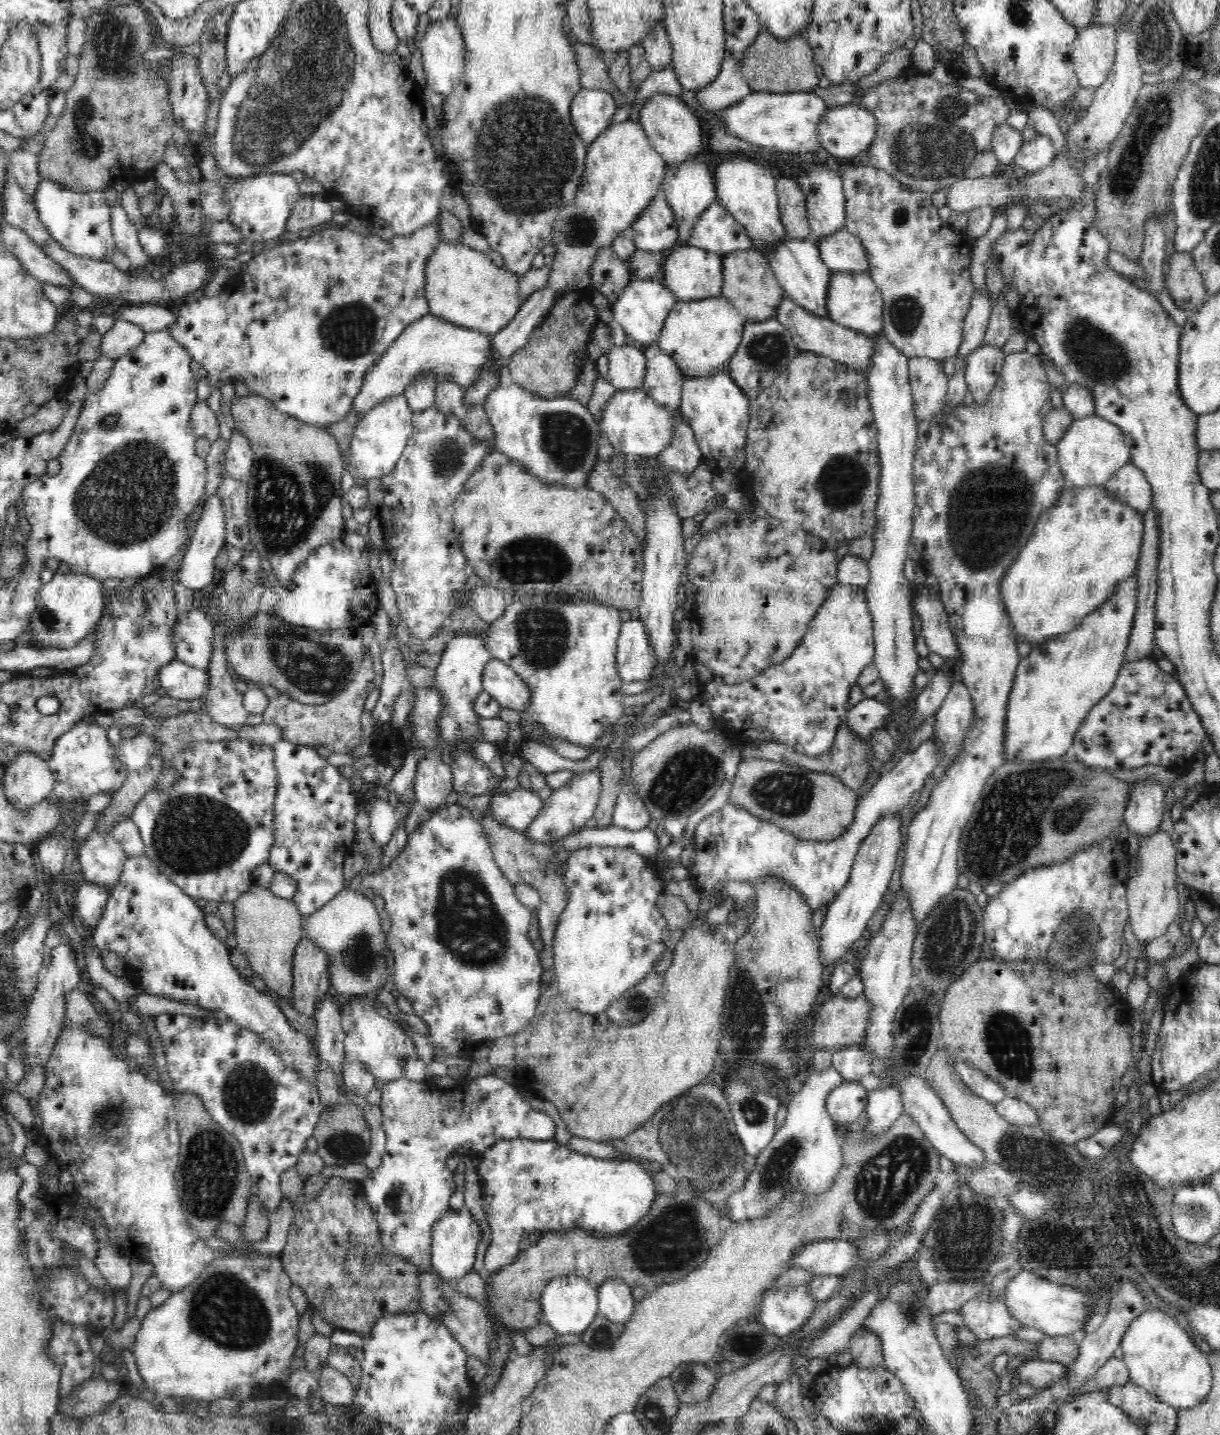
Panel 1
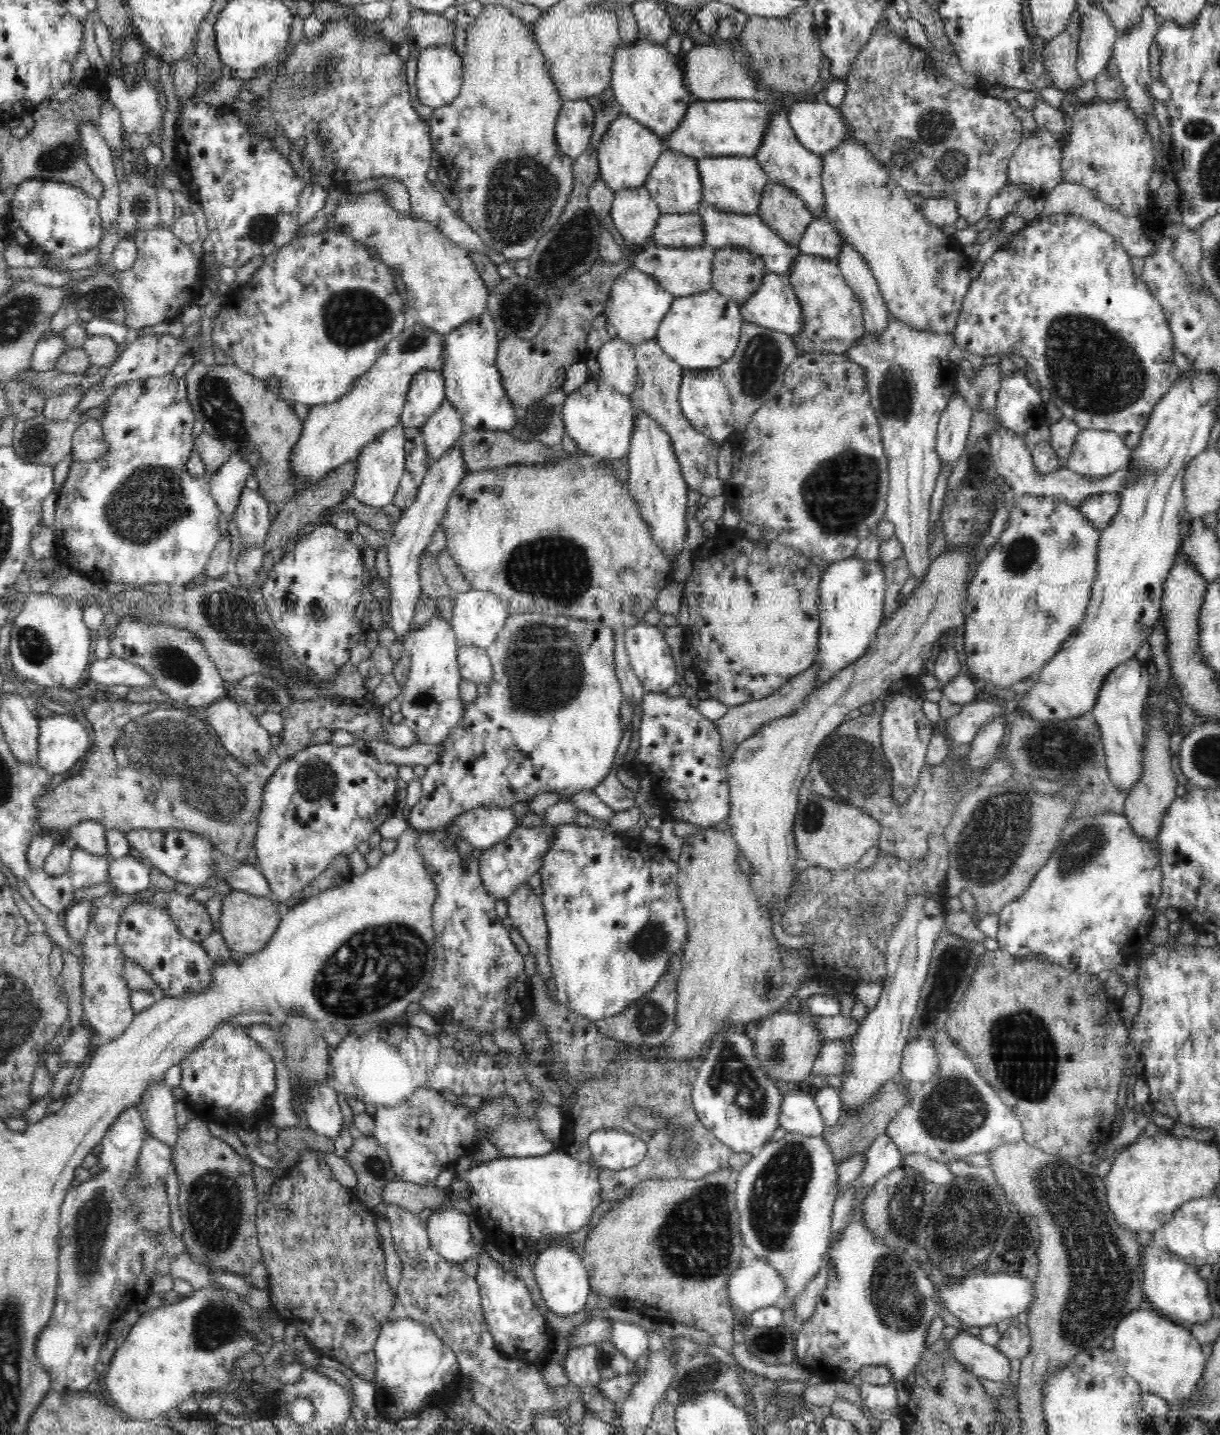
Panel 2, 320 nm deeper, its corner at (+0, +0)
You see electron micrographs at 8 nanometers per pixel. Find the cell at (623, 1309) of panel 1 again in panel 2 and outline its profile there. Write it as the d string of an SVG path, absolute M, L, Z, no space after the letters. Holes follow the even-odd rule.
M613 1322L611 1342L616 1345L616 1348L630 1358L632 1362L640 1360L642 1354L646 1354L648 1350L647 1332L630 1322Z

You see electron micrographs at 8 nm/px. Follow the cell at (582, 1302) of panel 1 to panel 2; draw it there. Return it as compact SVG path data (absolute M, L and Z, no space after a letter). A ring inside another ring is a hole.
M564 1243L562 1246L556 1244L556 1246L548 1246L546 1250L542 1250L536 1258L533 1269L538 1288L548 1309L562 1317L568 1317L584 1310L584 1305L592 1292L588 1270L584 1267L583 1258L577 1248L568 1244Z

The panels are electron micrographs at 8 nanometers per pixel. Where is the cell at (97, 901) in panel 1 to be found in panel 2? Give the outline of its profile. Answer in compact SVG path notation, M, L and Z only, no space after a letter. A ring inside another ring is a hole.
M128 855L111 859L108 864L108 880L114 888L113 894L132 894L151 887L151 866L146 858L135 858Z

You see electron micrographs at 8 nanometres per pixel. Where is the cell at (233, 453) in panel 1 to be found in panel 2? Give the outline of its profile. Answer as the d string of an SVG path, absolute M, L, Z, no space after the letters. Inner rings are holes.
M245 487L240 494L235 521L240 533L241 548L264 546L270 530L270 512L267 500L260 491Z

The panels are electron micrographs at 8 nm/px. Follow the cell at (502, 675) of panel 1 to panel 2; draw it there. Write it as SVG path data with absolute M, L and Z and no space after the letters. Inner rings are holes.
M460 647L457 652L459 673L462 678L478 684L492 680L492 663L487 650L480 647Z

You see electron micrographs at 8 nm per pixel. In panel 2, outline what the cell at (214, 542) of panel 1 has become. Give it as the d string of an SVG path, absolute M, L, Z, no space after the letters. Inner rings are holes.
M231 453L228 462L218 468L209 480L210 494L214 497L220 514L228 522L235 518L240 502L240 494L246 487L248 476L252 475L252 466L244 458Z

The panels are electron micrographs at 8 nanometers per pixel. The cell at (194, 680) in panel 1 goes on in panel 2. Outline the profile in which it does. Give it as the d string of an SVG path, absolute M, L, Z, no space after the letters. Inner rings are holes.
M112 654L106 659L92 659L86 674L90 678L89 686L95 684L104 684L107 687L117 684L130 687L153 686L149 672L146 674L146 671L137 664Z

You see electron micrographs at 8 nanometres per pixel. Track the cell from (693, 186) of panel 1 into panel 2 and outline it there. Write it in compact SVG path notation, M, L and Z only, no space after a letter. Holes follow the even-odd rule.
M666 149L652 167L644 186L658 203L661 214L694 213L703 201L702 185L696 158Z

